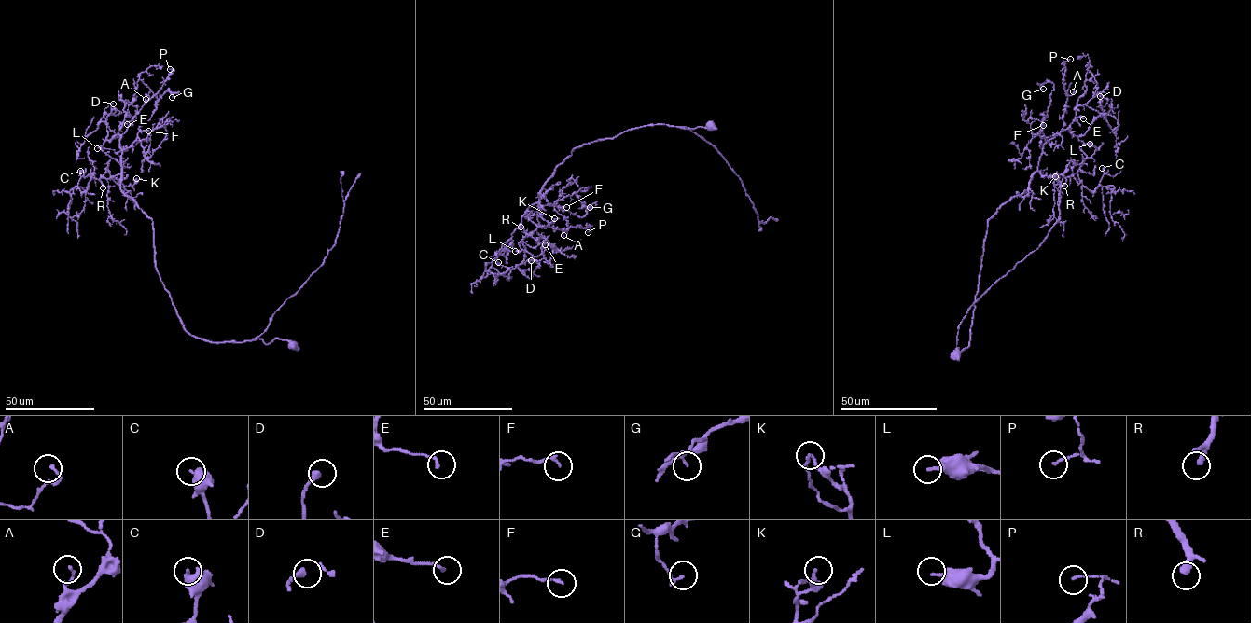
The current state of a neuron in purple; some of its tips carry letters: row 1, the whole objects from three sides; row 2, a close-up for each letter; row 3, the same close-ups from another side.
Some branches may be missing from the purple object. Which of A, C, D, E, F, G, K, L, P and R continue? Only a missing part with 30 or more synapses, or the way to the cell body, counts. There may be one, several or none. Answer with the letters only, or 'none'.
R

